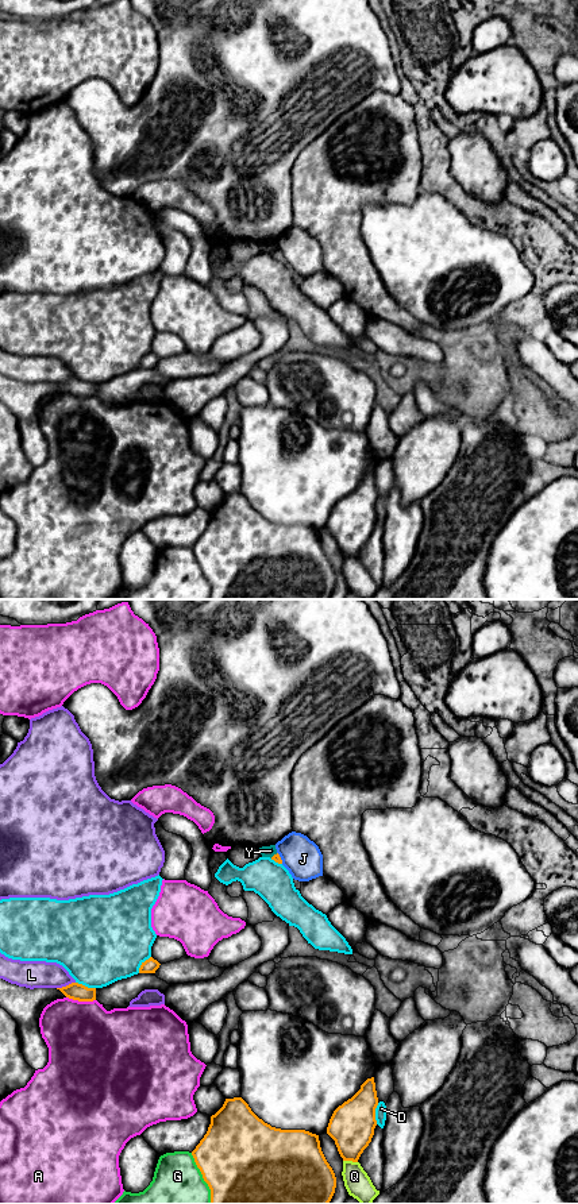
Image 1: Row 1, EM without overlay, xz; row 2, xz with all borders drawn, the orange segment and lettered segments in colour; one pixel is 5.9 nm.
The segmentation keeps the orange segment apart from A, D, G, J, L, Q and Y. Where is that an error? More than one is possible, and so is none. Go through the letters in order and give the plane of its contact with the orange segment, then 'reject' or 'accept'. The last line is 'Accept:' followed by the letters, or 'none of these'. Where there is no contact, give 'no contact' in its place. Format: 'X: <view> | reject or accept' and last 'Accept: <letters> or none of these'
A: xz | reject
D: xz | reject
G: xz | reject
J: xz | reject
L: xz | reject
Q: xz | reject
Y: xz | reject
Accept: none of these

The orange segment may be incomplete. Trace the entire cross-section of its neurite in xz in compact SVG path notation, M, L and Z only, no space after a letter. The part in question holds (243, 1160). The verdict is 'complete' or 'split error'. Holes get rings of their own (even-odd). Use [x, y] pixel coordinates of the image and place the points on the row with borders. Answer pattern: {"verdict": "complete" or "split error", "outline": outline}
{"verdict": "complete", "outline": "M242 1097L226 1099L192 1155L211 1189L211 1204L328 1204L336 1188L319 1135L271 1127Z"}

